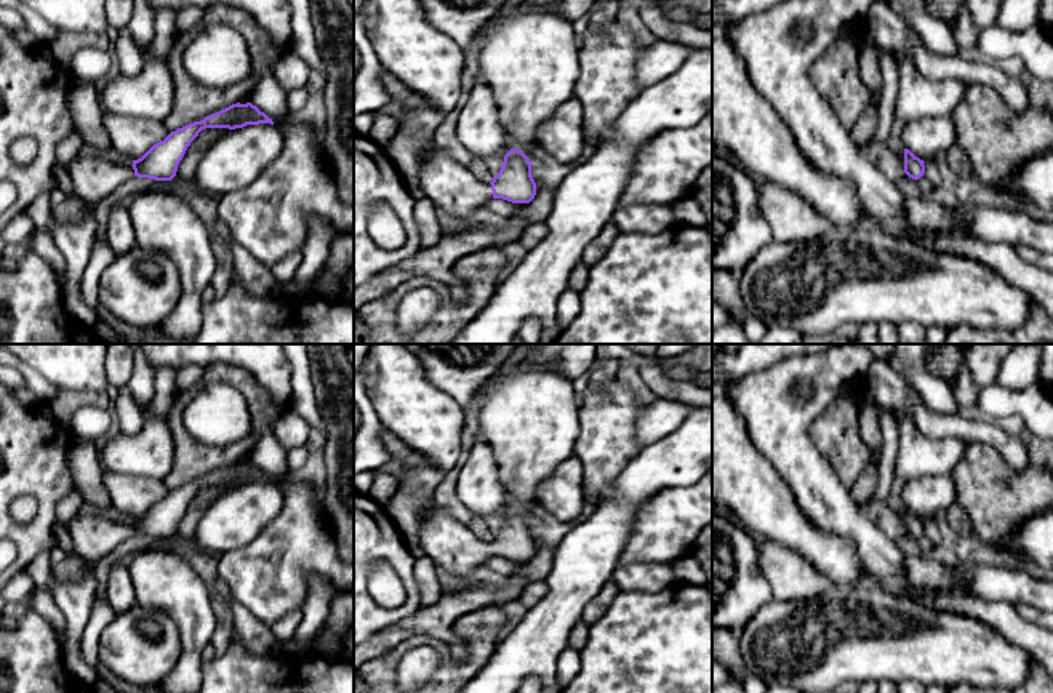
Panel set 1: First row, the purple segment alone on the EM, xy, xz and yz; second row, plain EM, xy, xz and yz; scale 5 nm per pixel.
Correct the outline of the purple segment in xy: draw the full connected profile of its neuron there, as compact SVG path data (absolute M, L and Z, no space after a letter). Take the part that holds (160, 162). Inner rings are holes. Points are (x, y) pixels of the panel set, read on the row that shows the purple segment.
M251 102L232 104L200 122L189 123L171 131L163 141L154 144L133 165L120 165L102 154L77 154L67 166L67 174L74 186L74 197L83 202L101 202L112 195L122 184L133 176L155 181L171 181L190 142L205 128L243 128L246 125L270 123L264 112Z

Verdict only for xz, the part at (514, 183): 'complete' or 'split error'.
split error

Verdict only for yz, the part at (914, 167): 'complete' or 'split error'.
complete

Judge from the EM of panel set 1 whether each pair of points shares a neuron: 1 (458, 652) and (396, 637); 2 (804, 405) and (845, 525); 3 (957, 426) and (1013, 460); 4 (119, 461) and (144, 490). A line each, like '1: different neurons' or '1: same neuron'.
1: same neuron
2: same neuron
3: same neuron
4: different neurons

